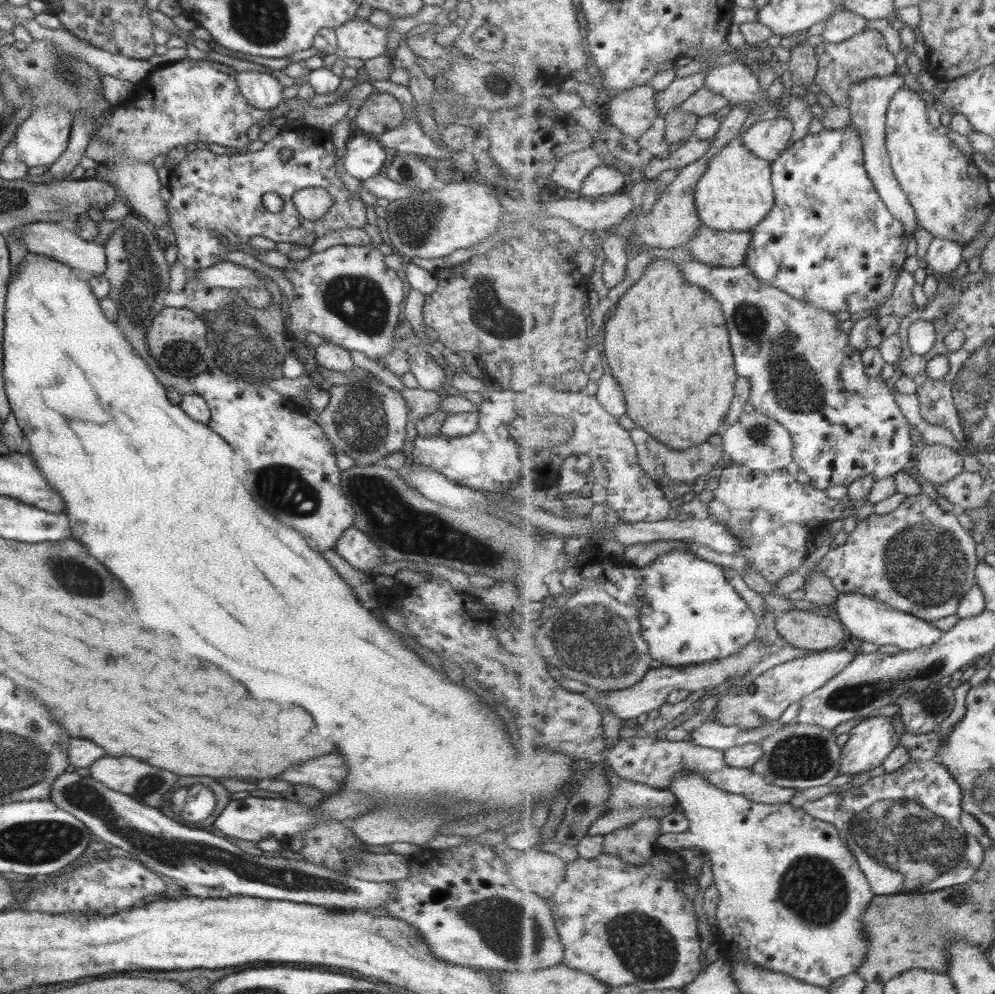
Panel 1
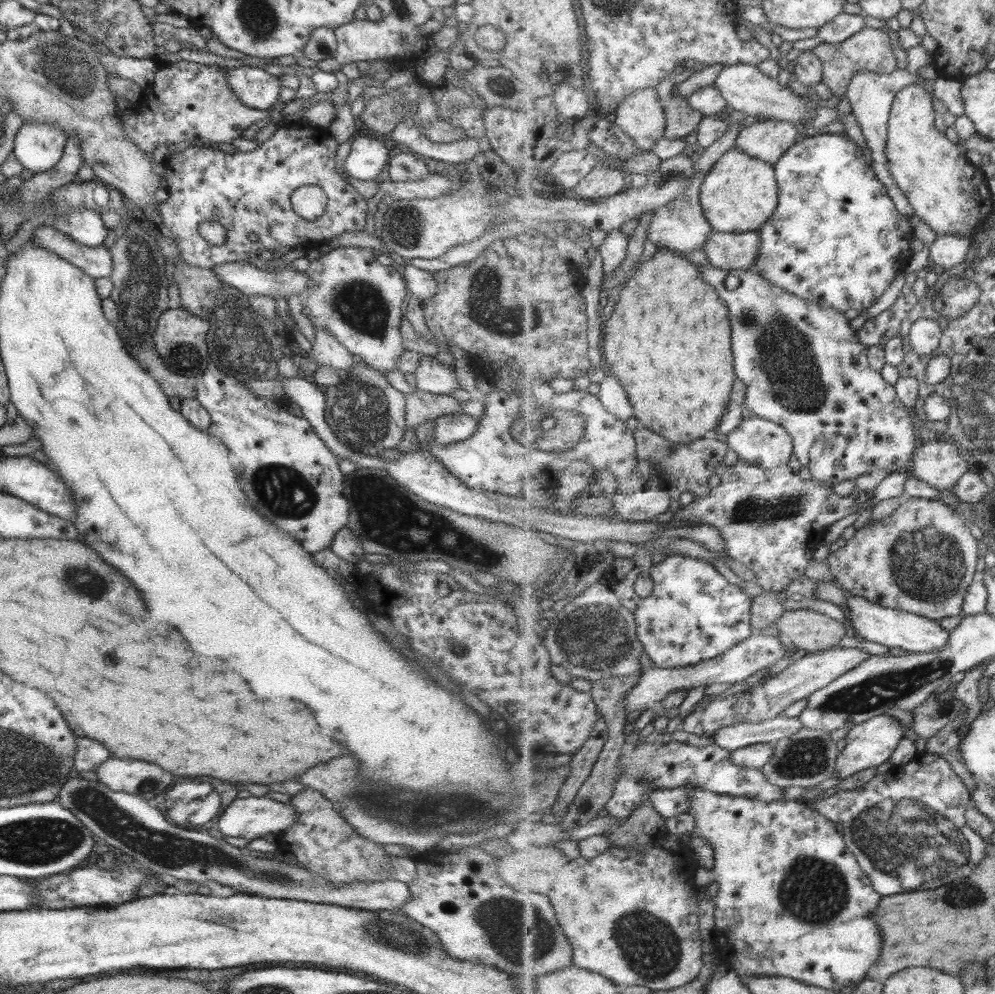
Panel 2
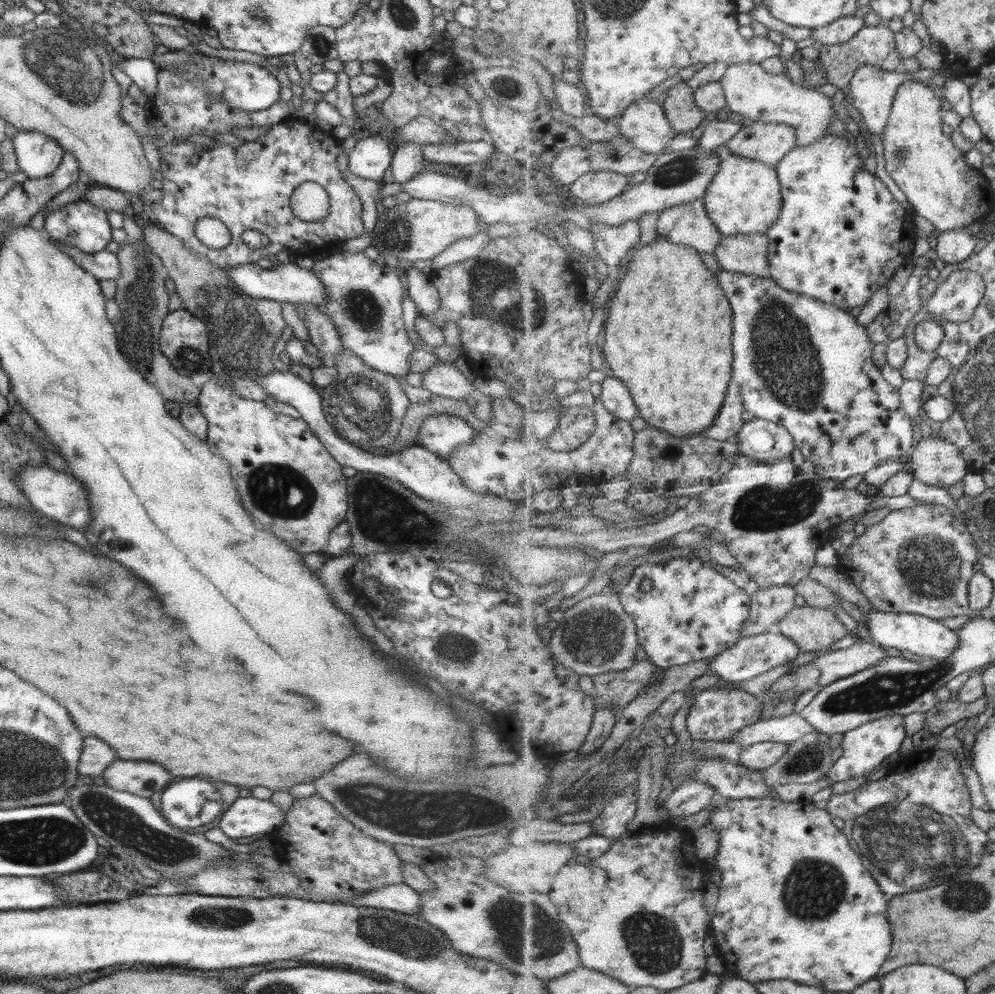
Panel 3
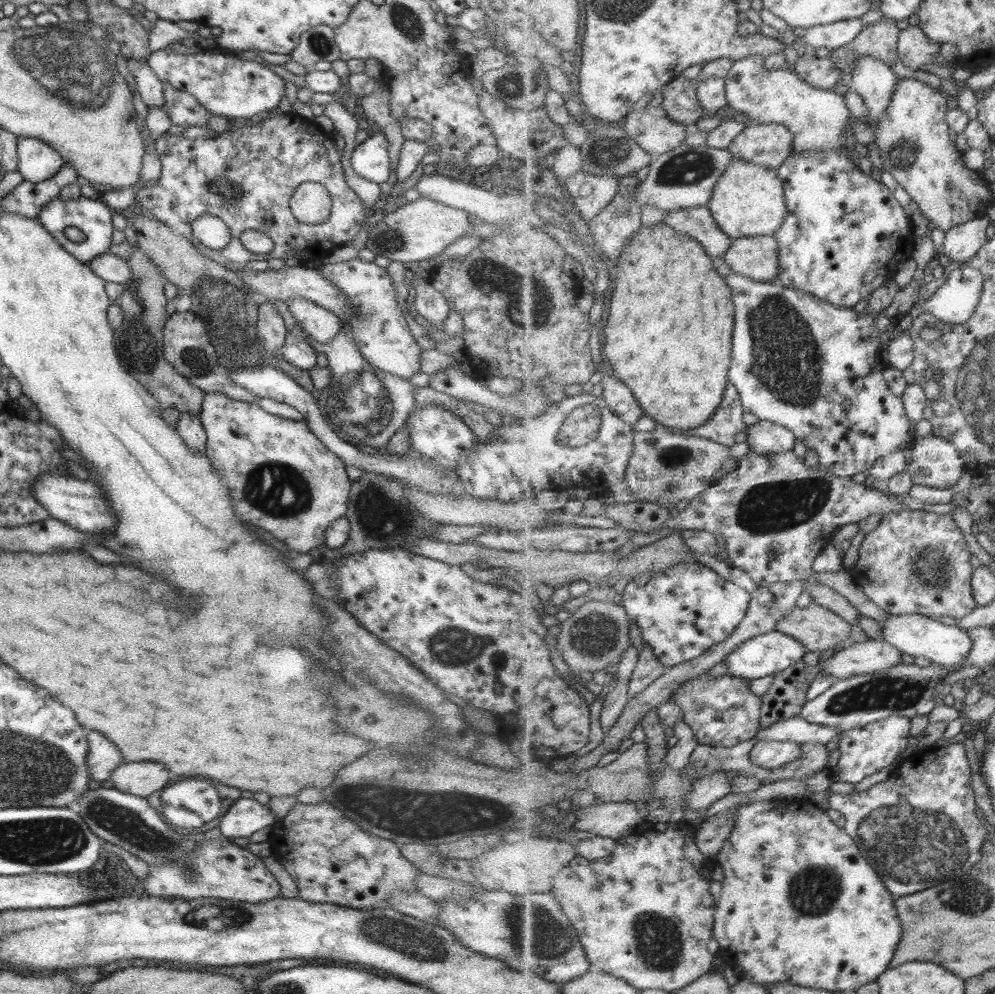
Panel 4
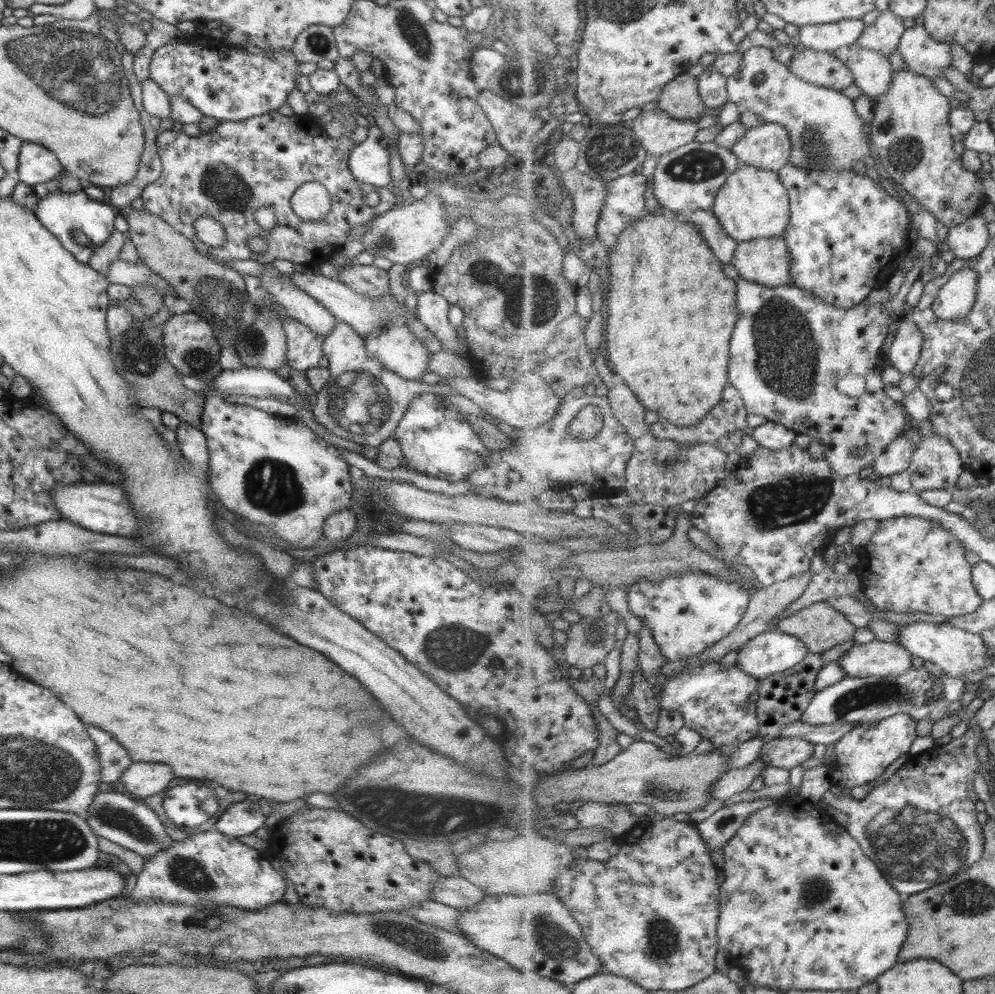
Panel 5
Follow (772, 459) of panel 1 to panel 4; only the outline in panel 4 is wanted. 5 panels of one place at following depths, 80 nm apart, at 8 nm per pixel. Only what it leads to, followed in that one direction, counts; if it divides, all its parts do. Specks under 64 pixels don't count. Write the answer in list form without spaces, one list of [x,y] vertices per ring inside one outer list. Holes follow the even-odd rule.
[[[759,420],[748,426],[746,440],[750,451],[761,455],[777,455],[795,449],[796,437],[791,430],[769,420]]]

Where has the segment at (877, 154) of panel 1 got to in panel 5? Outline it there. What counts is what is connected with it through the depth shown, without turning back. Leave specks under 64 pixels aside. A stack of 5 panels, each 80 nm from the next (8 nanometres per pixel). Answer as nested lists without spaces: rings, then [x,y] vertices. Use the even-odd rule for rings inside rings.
[[[857,44],[839,48],[834,54],[848,65],[854,74],[854,84],[870,97],[873,104],[892,87],[893,68],[883,54]]]

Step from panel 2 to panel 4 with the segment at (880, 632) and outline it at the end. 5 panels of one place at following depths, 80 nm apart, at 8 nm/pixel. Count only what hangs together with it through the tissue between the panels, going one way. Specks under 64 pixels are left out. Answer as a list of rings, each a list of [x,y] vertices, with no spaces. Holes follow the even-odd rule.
[[[891,615],[882,625],[883,640],[896,646],[901,652],[914,656],[923,656],[933,663],[960,670],[968,666],[968,658],[974,647],[972,636],[959,625],[947,625],[925,615]]]

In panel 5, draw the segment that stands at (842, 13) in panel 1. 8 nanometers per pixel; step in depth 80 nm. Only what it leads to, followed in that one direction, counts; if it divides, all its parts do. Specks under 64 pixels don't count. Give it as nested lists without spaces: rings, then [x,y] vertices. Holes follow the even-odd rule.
[[[862,19],[840,20],[829,24],[811,24],[800,27],[798,38],[806,49],[837,51],[856,44],[865,32]]]

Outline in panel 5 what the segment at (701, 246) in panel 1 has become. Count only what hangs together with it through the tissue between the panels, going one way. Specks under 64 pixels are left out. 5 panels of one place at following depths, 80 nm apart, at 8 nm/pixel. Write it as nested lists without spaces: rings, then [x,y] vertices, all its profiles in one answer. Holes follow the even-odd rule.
[[[784,237],[738,241],[732,265],[747,280],[776,287],[791,285],[790,252]]]

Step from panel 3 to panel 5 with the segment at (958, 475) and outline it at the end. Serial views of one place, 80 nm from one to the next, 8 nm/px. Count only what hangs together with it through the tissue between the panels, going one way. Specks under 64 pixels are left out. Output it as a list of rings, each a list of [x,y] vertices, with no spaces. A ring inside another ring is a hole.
[[[931,434],[919,438],[908,472],[915,492],[956,488],[966,465],[956,446],[943,436]]]

